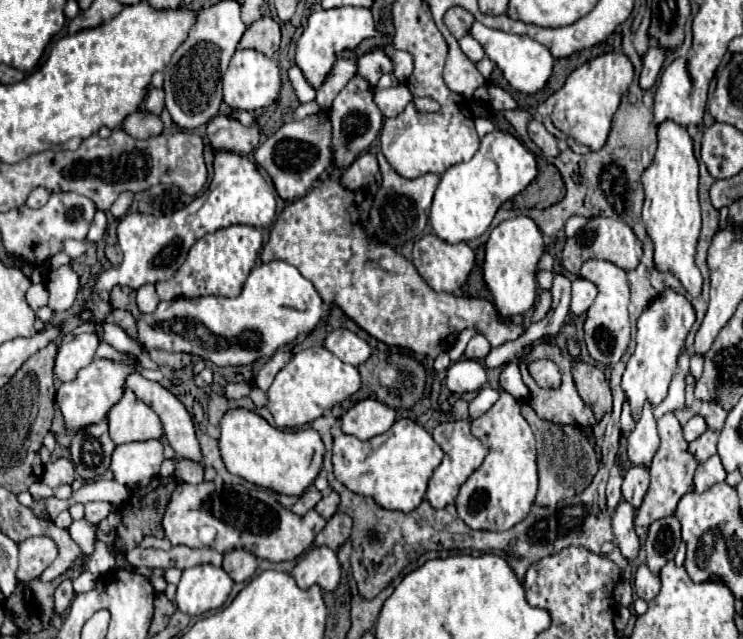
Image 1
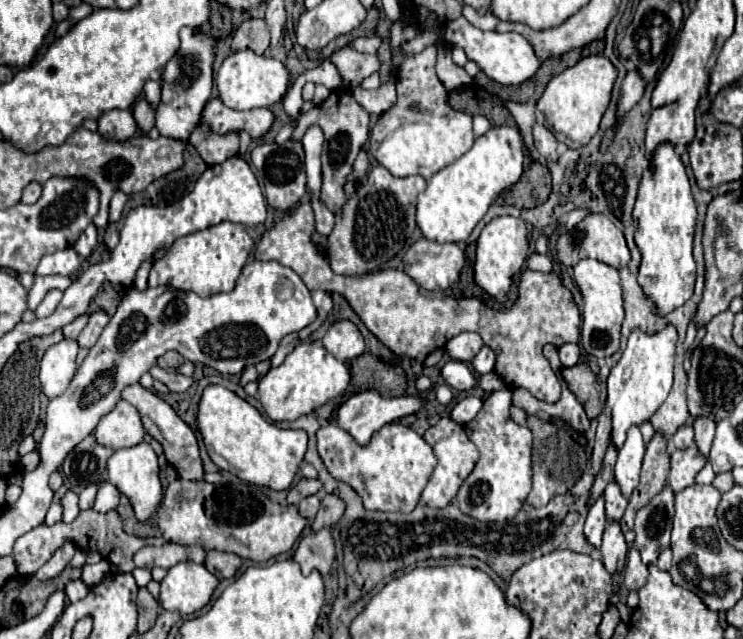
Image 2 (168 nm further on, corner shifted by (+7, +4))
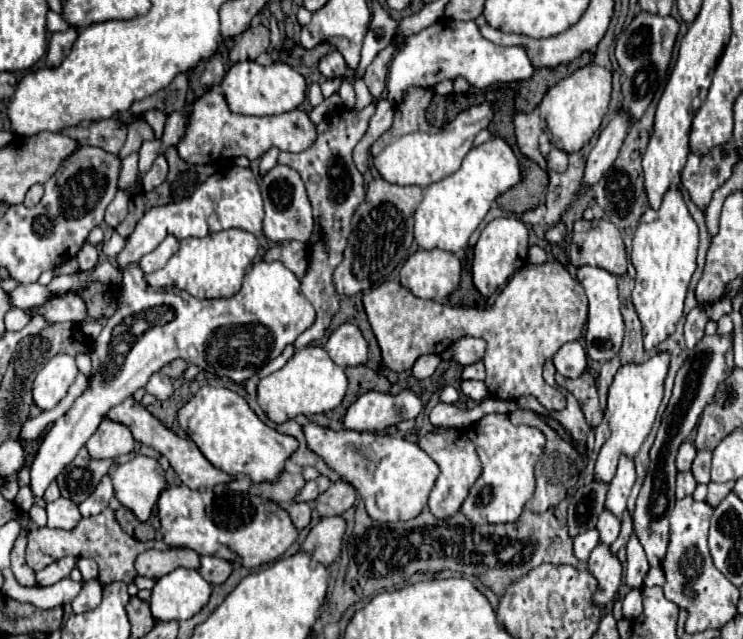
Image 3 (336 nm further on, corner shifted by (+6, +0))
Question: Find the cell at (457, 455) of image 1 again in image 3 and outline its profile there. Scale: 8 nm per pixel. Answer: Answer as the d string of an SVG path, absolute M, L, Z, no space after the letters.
M430 431L426 435L420 437L418 445L438 463L440 467L440 475L434 483L434 489L430 493L430 499L428 499L428 507L430 511L434 513L434 517L450 517L454 515L462 501L466 499L468 495L468 489L474 485L474 481L480 477L482 473L482 463L478 459L478 453L474 449L474 443L462 433L462 431L448 431L444 435L436 433L436 431Z

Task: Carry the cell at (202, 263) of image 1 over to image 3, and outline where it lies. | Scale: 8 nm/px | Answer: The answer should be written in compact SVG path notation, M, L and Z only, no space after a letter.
M226 229L218 233L210 233L202 239L188 237L180 241L180 249L170 257L170 261L154 271L144 275L146 283L154 289L162 287L178 287L194 295L196 299L216 299L216 297L232 297L238 293L242 285L242 277L246 267L258 253L258 239L242 229Z

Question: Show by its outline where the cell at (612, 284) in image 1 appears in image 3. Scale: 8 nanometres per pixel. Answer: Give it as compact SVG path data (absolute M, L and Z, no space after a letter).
M580 267L576 279L582 283L586 297L588 297L588 323L586 323L586 355L594 361L610 361L618 355L622 337L624 337L624 319L620 313L620 299L618 299L618 283L612 273L600 267Z

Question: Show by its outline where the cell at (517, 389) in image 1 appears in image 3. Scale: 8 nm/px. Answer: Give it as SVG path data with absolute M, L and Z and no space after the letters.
M462 381L460 391L466 397L474 399L476 403L480 403L480 401L484 401L484 397L488 397L488 387L486 387L484 381Z

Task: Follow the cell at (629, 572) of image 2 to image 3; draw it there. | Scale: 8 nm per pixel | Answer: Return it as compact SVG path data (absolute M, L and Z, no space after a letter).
M636 535L630 537L626 547L628 547L628 559L626 559L626 569L624 569L624 581L632 589L642 589L644 577L648 575L648 569L650 569L646 561L646 553Z

